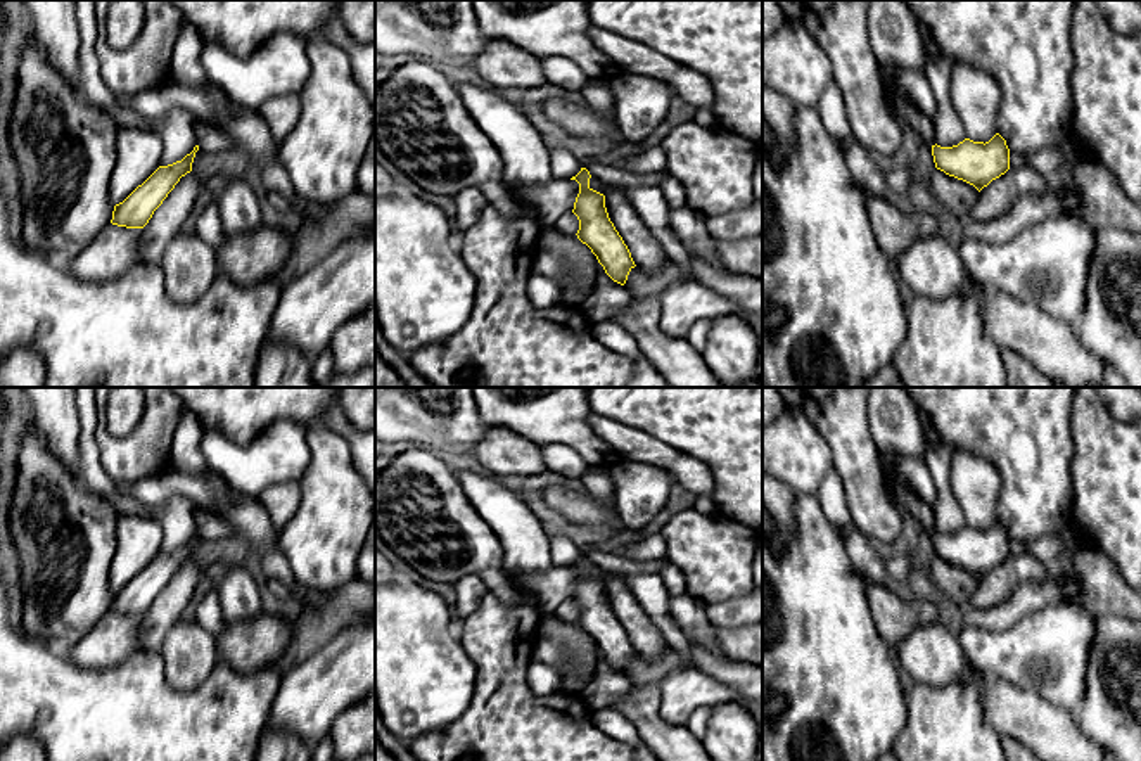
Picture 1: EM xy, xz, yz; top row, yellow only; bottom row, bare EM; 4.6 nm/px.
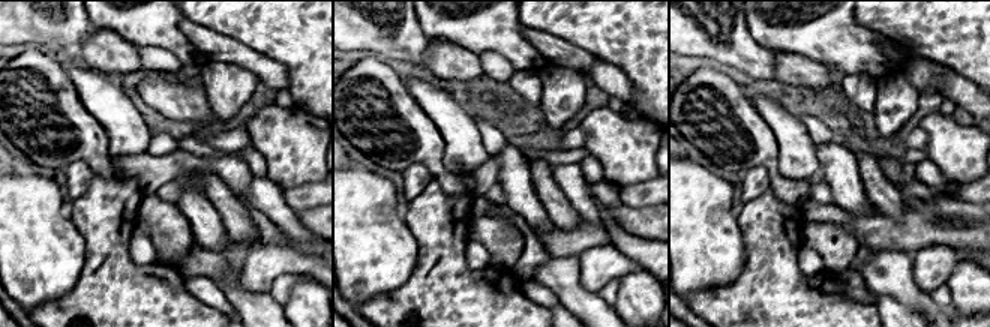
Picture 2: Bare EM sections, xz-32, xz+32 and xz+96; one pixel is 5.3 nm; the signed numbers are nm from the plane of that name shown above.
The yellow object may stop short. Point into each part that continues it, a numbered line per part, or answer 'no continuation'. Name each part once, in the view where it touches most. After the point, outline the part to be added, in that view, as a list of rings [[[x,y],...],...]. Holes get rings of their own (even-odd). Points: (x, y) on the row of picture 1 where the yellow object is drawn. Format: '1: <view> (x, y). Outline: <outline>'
no continuation

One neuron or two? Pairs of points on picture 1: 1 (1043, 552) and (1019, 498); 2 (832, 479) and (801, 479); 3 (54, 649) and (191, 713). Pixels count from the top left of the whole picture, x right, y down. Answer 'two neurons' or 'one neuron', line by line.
1: two neurons
2: two neurons
3: one neuron

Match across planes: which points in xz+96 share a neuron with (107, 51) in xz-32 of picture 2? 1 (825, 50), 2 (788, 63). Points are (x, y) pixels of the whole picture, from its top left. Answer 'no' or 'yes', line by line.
1: no
2: yes

